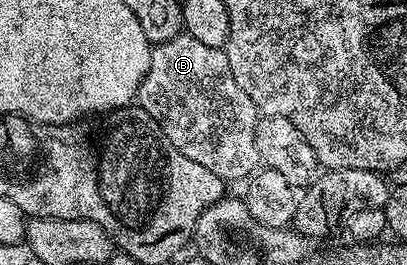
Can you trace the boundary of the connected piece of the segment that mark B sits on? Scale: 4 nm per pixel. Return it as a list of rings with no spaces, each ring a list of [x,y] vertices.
[[[186,34],[154,45],[149,70],[139,87],[137,104],[157,122],[157,126],[161,126],[165,138],[169,138],[169,142],[173,142],[173,146],[177,146],[185,158],[193,158],[193,162],[205,166],[205,170],[213,170],[213,174],[225,182],[246,181],[260,167],[255,127],[261,113],[249,94],[245,94],[245,90],[233,82],[233,70],[229,70],[229,58],[224,49],[205,46],[197,42],[197,38]]]

